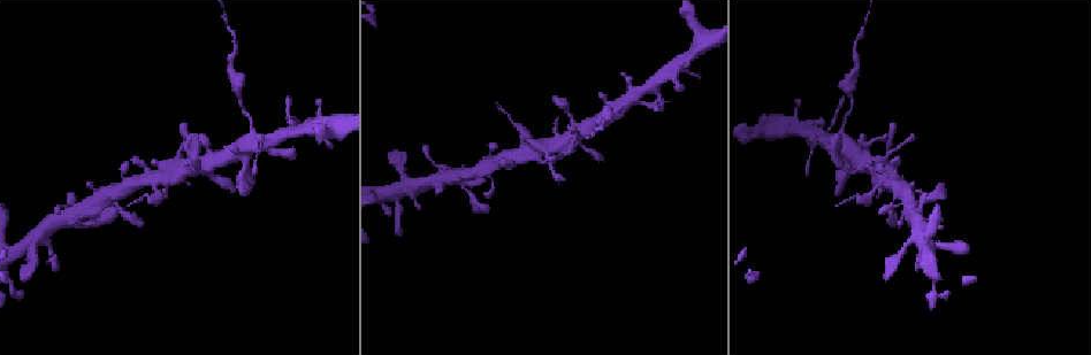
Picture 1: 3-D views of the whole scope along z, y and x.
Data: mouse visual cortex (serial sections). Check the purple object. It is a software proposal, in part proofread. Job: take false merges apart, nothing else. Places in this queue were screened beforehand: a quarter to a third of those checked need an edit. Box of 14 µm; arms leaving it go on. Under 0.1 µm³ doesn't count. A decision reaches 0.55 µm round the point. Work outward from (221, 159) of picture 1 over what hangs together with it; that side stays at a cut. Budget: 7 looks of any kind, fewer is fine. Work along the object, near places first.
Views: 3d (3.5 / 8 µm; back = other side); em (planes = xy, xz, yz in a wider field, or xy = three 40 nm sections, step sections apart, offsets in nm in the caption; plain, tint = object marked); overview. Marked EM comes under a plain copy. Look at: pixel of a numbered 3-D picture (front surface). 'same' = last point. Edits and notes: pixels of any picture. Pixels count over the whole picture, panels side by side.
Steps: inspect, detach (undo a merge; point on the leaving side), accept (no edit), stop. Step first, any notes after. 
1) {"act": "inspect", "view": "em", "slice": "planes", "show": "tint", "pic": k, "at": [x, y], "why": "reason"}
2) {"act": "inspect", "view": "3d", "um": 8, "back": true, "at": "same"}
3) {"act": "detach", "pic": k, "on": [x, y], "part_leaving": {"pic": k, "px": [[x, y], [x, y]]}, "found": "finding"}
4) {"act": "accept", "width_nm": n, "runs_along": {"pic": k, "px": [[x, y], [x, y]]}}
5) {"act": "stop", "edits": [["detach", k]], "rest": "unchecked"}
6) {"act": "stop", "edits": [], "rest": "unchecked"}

{"act": "inspect", "view": "3d", "um": 3.5, "pic": 1, "at": [248, 134], "why": "sharp bend"}

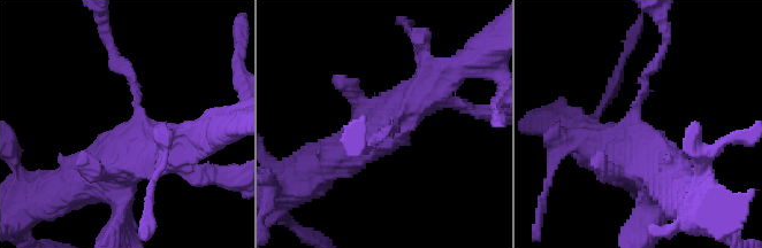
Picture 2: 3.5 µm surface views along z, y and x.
{"act": "inspect", "view": "em", "slice": "xy", "step": 3, "show": "tint", "pic": 2, "at": [130, 125], "why": "need the tissue"}

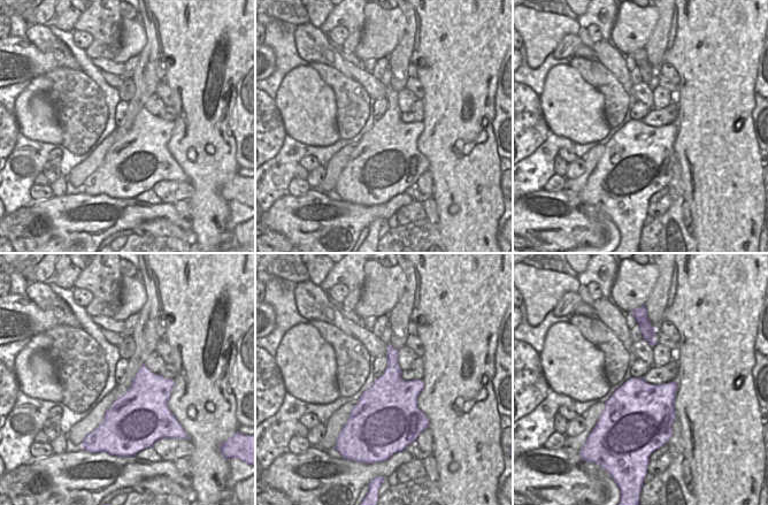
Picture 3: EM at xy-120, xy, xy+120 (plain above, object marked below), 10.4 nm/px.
{"act": "inspect", "view": "em", "slice": "xy", "step": 5, "show": "tint", "at": "same"}

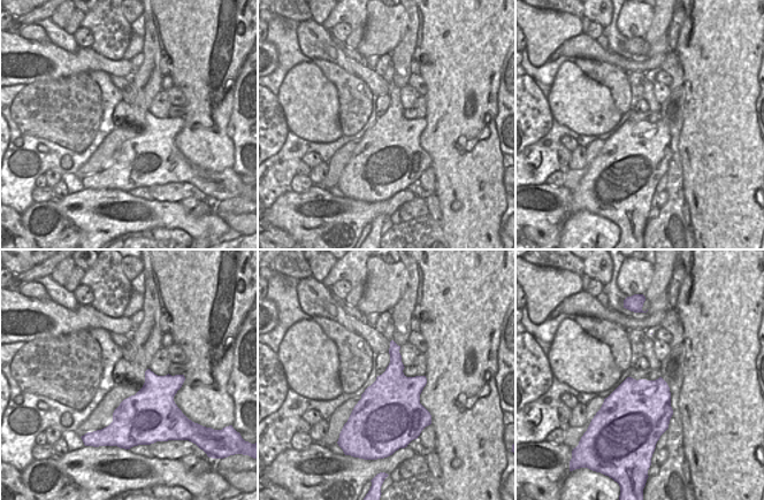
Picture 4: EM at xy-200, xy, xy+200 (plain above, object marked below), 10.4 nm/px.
{"act": "detach", "pic": 2, "on": [116, 57], "part_leaving": {"pic": 2, "px": [[136, 93], [104, 30]]}, "found": "two cells meet here"}

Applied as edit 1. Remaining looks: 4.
{"act": "inspect", "view": "overview", "why": "redraw"}

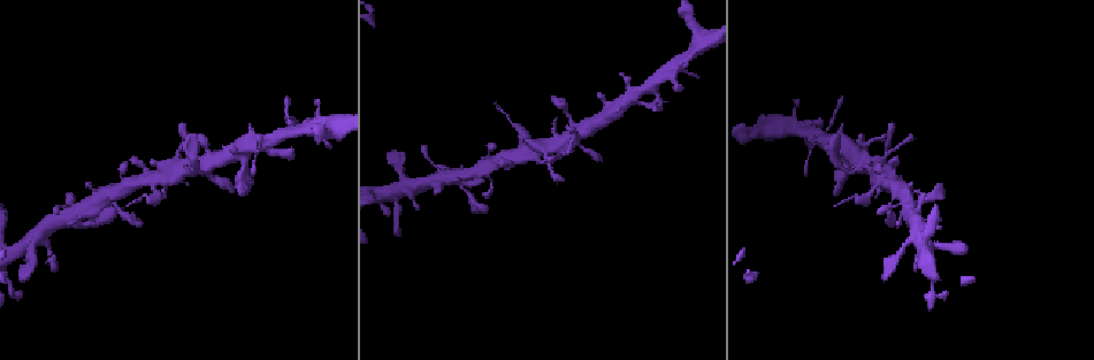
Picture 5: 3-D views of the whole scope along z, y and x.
{"act": "inspect", "view": "3d", "um": 3.5, "pic": 5, "at": [85, 212], "why": "sharp bend"}

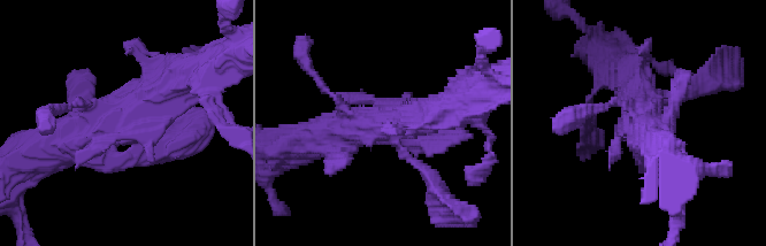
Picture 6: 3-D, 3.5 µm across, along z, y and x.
{"act": "inspect", "view": "em", "slice": "xy", "step": 1, "show": "tint", "pic": 6, "at": [124, 119], "why": "shape alone is not enough"}

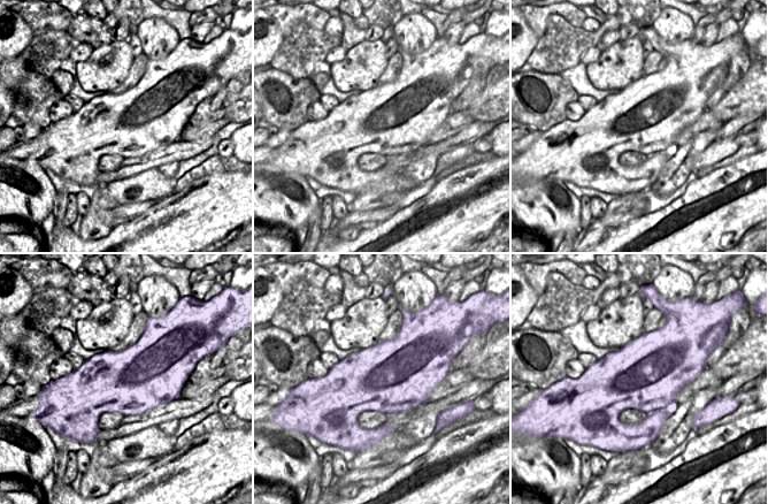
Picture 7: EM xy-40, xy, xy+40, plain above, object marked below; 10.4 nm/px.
{"act": "inspect", "view": "em", "slice": "xy", "step": 5, "show": "tint", "at": "same"}

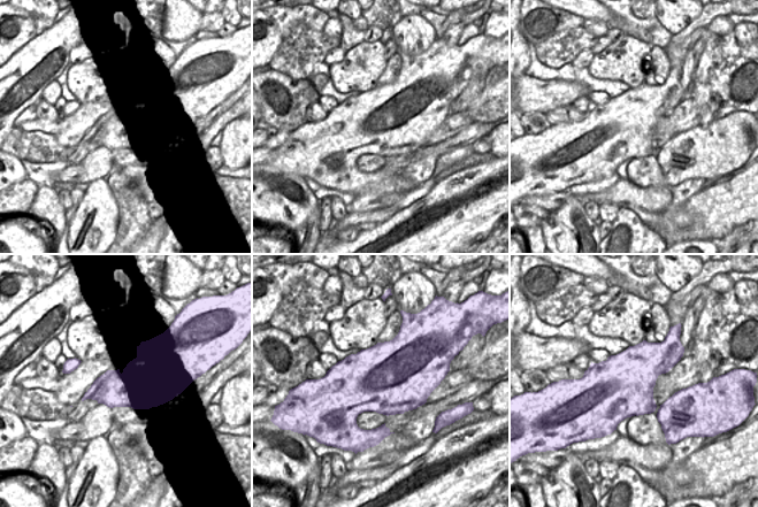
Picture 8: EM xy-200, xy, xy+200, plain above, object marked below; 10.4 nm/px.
{"act": "accept", "found": "one cell here"}

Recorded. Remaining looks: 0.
{"act": "stop", "edits": [["detach", 2]], "rest": "unchecked"}

